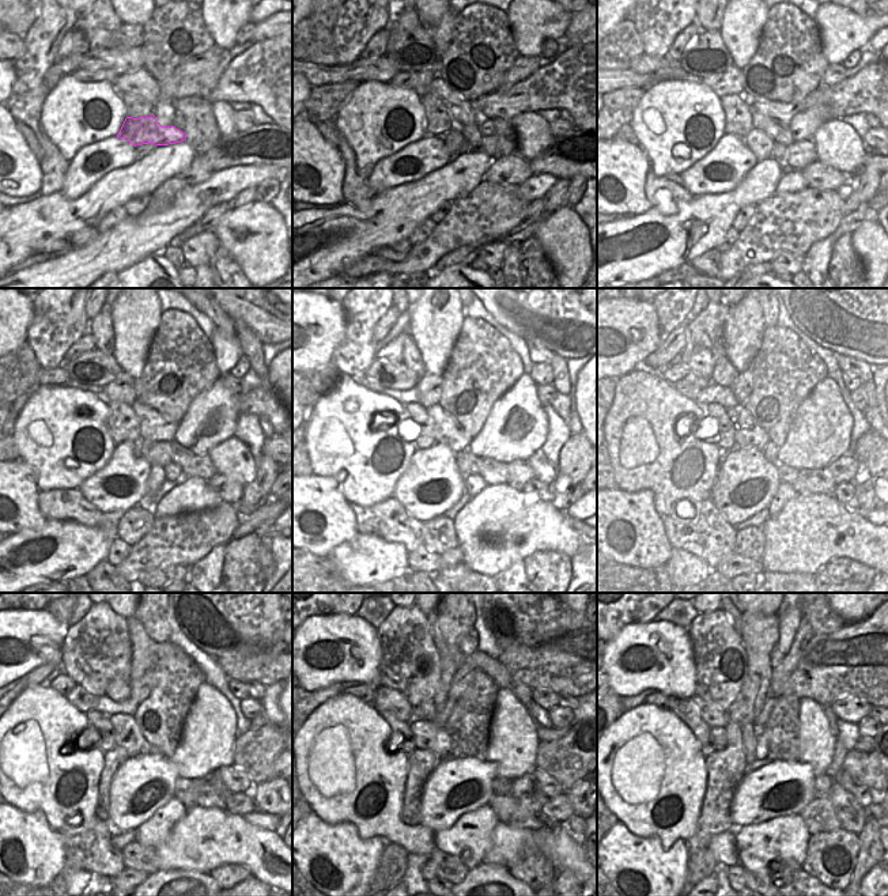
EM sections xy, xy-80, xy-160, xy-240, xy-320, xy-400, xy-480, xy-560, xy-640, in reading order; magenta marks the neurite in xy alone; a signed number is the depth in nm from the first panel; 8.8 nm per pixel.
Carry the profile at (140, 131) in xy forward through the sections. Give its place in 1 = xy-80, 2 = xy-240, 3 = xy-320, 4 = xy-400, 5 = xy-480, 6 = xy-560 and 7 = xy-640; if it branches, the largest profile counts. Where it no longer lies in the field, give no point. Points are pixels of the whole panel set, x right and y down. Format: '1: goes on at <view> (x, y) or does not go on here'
1: goes on at xy-80 (487, 144)
2: goes on at xy-240 (200, 465)
3: goes on at xy-320 (520, 472)
4: goes on at xy-400 (843, 469)
5: goes on at xy-480 (234, 778)
6: goes on at xy-560 (550, 787)
7: goes on at xy-640 (865, 796)

